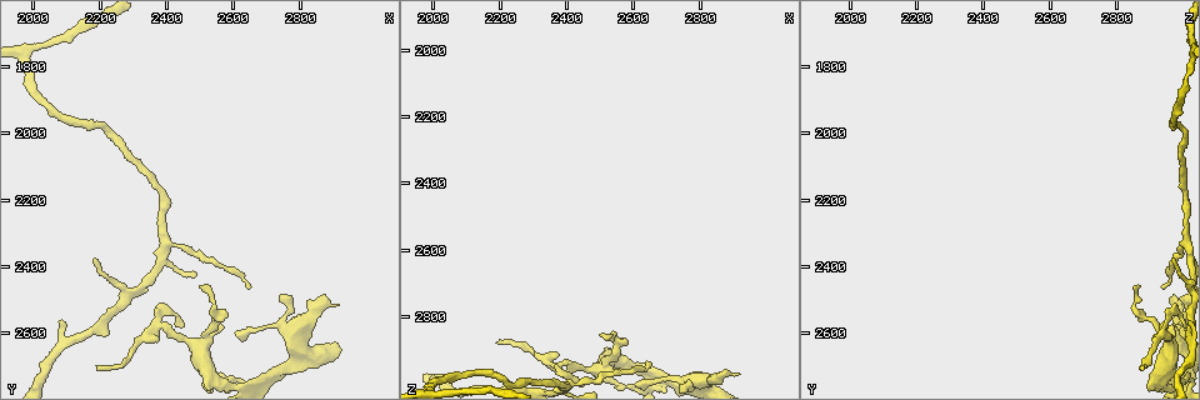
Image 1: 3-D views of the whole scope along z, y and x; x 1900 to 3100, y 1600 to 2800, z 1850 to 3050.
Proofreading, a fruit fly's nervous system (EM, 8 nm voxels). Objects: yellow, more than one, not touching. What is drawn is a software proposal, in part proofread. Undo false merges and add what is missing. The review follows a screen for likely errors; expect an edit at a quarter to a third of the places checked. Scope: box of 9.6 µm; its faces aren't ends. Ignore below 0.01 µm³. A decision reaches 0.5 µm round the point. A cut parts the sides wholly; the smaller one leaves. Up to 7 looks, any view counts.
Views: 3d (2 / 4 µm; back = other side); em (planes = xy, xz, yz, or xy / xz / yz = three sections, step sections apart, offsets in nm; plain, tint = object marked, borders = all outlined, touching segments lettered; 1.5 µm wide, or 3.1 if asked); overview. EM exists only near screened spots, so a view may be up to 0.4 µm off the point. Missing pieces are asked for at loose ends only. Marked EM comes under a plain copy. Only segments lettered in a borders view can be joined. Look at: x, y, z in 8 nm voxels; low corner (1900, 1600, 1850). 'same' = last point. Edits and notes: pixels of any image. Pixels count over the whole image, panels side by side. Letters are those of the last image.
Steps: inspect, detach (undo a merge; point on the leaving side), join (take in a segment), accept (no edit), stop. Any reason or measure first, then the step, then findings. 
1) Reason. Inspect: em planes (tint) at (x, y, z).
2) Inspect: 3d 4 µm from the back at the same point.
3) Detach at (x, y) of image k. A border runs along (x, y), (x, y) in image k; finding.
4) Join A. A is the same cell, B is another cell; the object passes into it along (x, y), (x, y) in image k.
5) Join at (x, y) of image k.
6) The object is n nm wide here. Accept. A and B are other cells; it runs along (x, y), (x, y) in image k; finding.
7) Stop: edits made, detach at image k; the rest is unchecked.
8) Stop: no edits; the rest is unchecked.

An open end. Inspect: em planes (borders) at (2910, 2510, 2980).

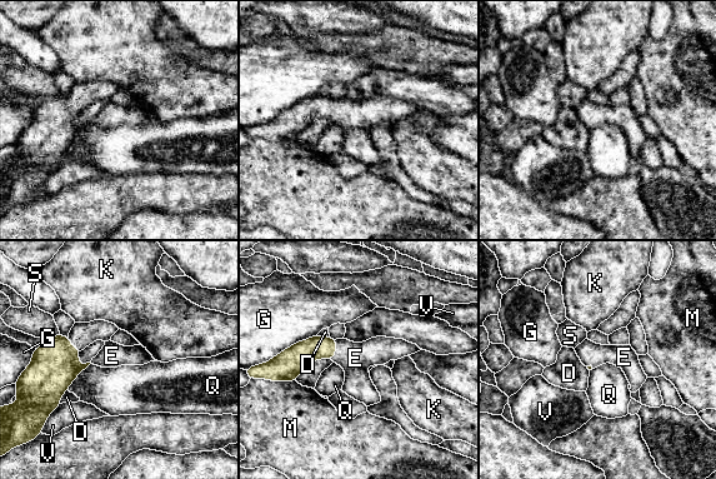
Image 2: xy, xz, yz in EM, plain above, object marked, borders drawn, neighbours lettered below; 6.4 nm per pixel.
Join at (355, 358) of image 2. E is the same cell, D, G, K, M, Q, S and V are other cells; the object passes into it along (300, 355), (335, 349), (355, 358) in image 2; the cell continues.

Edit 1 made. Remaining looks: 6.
Calibre changes. Inspect: 3d 2 µm at (2490, 2650, 2960).

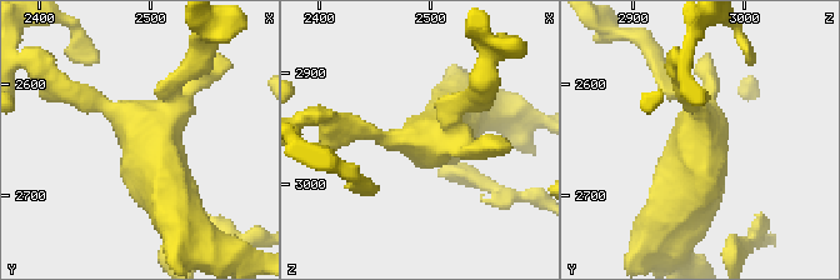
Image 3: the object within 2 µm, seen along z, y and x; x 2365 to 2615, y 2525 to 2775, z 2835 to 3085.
Need the tissue. Inspect: em planes (borders) at (2498, 2648, 2956).

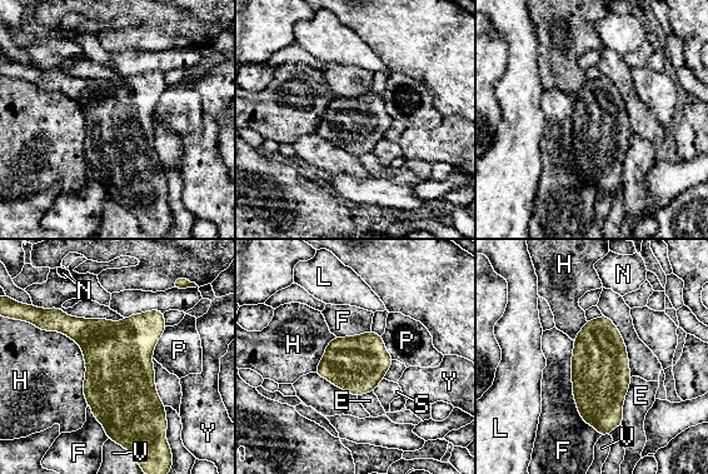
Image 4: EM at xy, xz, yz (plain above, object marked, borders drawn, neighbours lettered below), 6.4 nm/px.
Accept. E, F, H, L, N, P, S, V and Y are other cells; a border runs along (573, 342), (573, 400), (601, 435) in image 4; one cell here.

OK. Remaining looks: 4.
Free end. Inspect: 3d 2 µm at (2190, 2380, 2970).

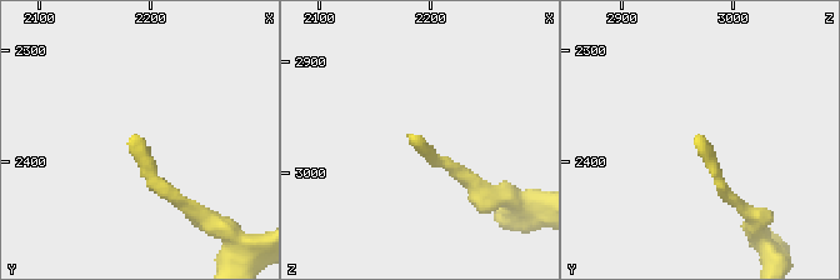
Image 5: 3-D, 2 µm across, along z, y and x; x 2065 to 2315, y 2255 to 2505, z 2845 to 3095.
Need the tissue. Inspect: em planes (borders) at (2186, 2376, 2972).

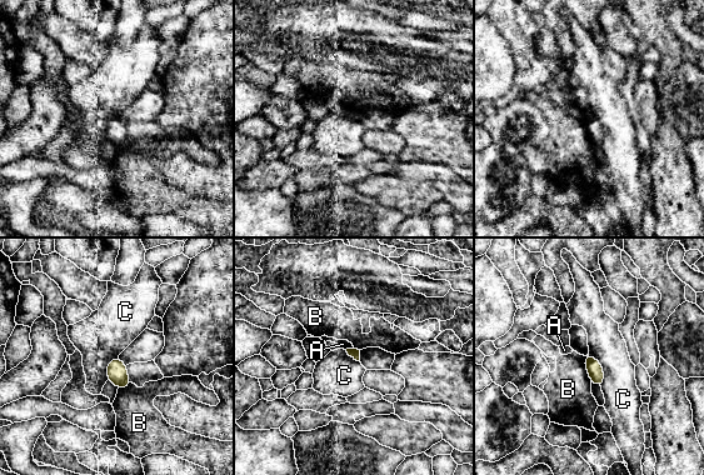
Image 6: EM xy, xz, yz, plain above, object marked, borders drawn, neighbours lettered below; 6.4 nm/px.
Accept. A, B and C are other cells; a border runs along (589, 354), (603, 371), (602, 386) in image 6; none of them fits.

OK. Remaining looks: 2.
Stop: edits made, join at image 2; the rest is unchecked.

